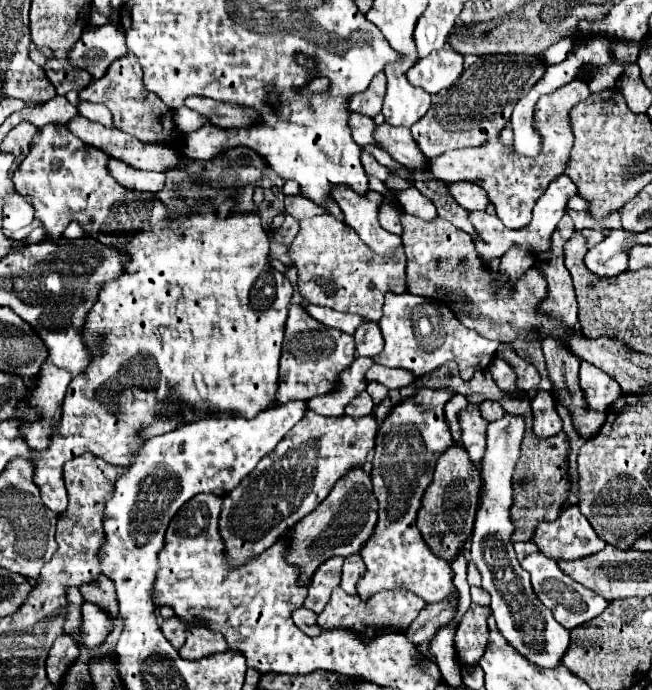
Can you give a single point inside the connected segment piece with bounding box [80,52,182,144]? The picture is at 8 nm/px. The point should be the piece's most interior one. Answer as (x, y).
(134, 110)

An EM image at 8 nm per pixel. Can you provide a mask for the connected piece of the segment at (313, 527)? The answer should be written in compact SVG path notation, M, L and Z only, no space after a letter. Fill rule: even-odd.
M350 472L344 480L336 482L336 488L328 498L288 532L288 552L286 562L298 570L298 584L308 586L314 572L332 556L350 556L362 550L368 536L372 536L378 520L378 504L372 492L372 482L368 472Z

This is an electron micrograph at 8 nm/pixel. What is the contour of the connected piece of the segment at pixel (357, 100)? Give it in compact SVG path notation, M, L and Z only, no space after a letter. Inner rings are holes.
M368 88L366 92L354 95L350 101L352 112L360 112L366 116L376 116L382 110L382 100L384 100L386 88Z

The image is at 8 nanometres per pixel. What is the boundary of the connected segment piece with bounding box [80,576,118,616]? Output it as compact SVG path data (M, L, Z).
M98 576L96 580L82 584L80 594L84 600L90 600L94 604L104 606L104 610L112 612L112 616L118 614L118 600L116 600L116 590L112 588L112 580L106 576Z

